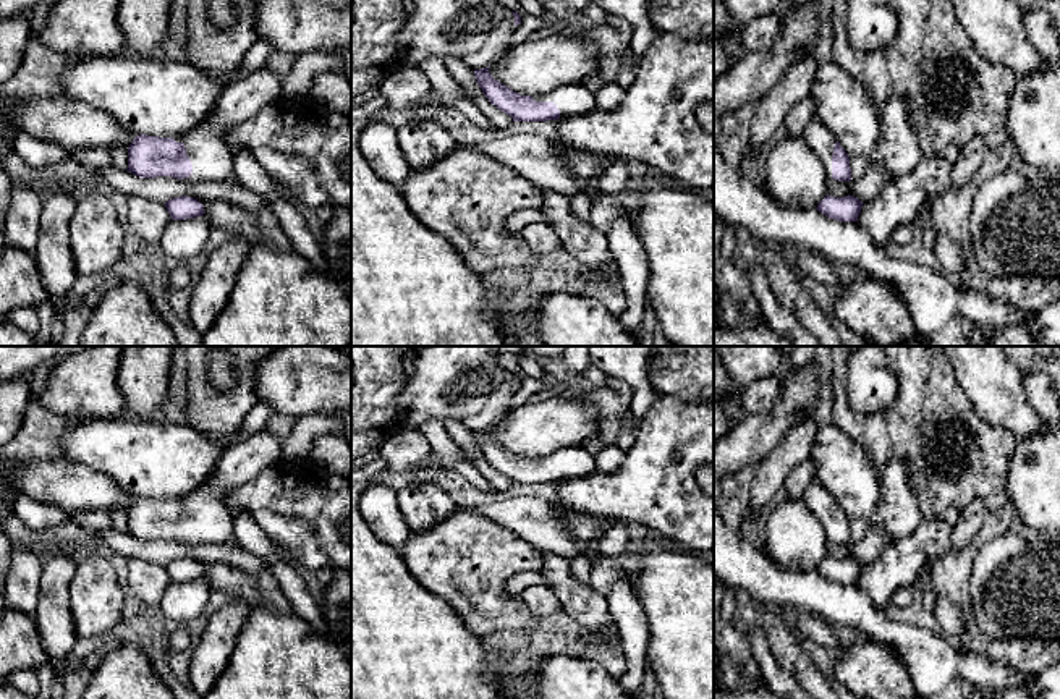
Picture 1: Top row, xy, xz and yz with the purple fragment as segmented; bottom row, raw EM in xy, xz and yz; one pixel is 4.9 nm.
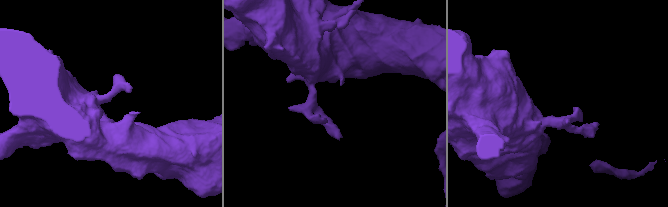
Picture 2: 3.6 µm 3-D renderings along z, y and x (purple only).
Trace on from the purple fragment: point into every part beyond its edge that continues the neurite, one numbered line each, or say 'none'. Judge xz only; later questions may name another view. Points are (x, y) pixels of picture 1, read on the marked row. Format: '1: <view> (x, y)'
1: xz (573, 99)

